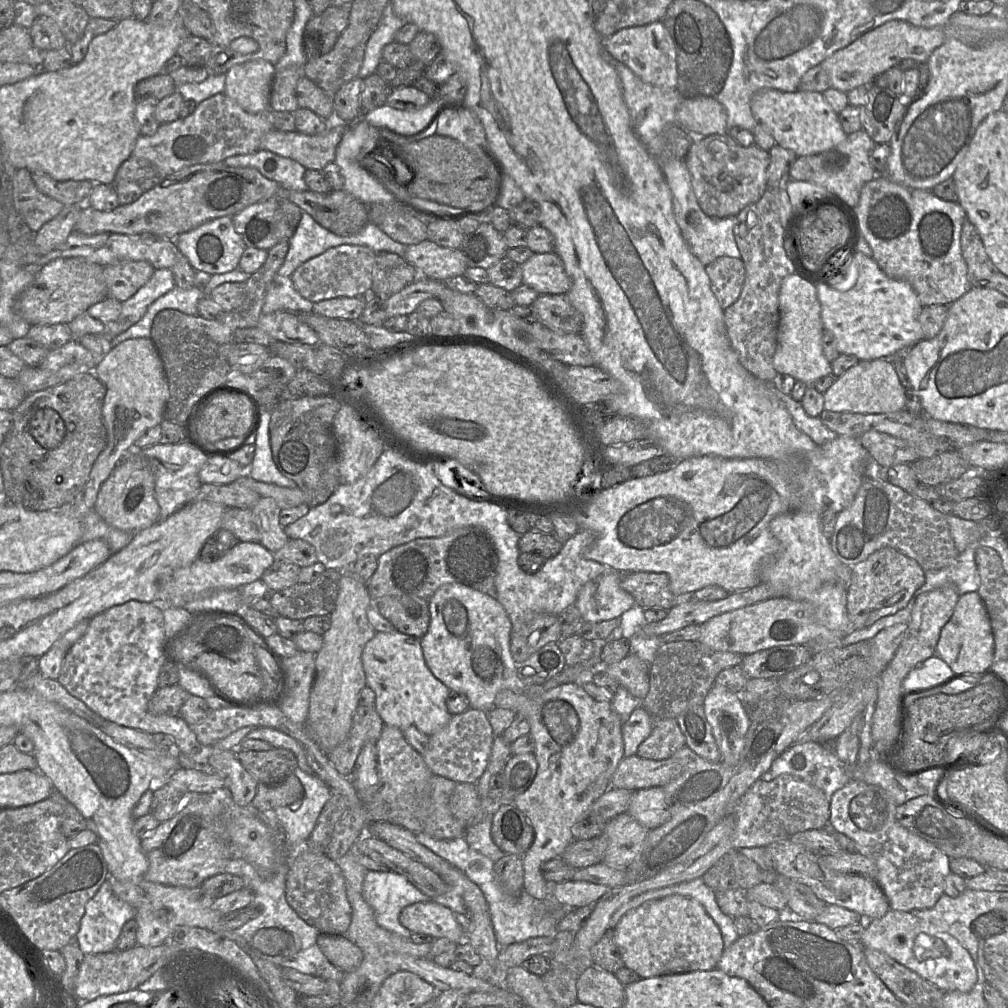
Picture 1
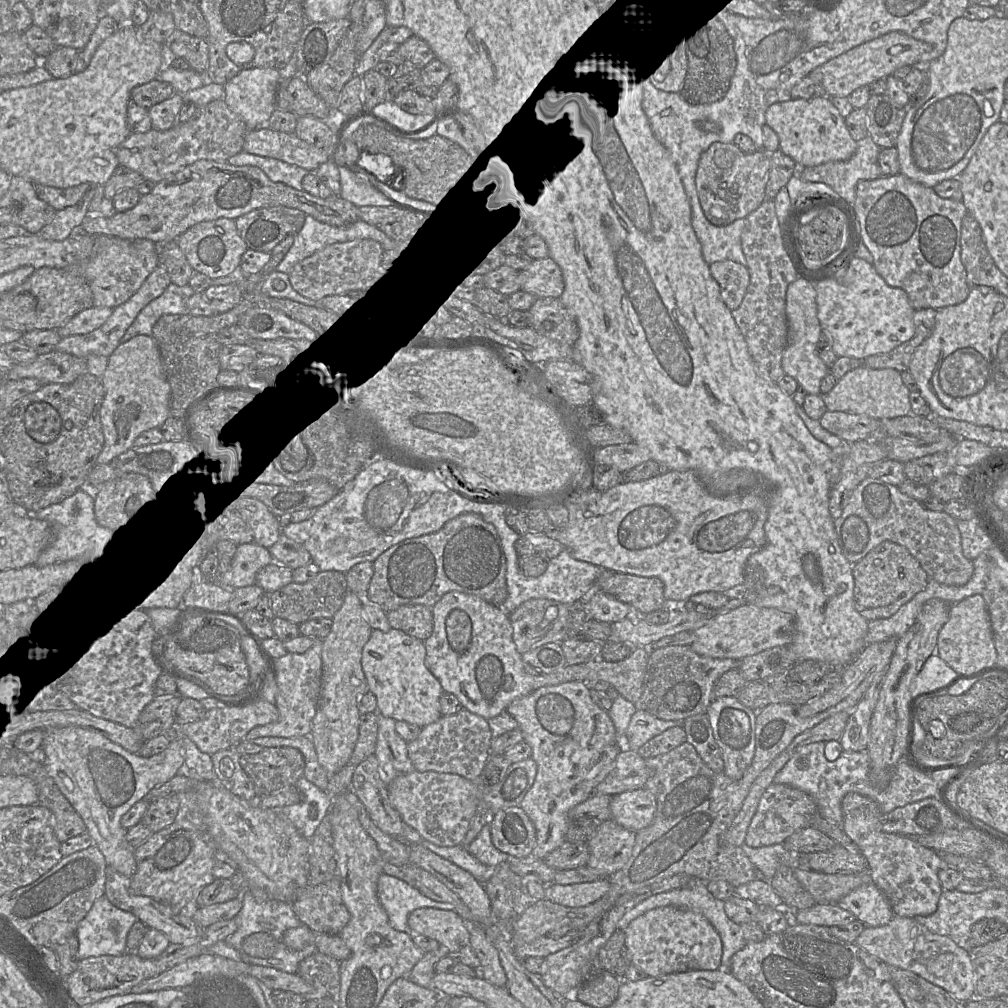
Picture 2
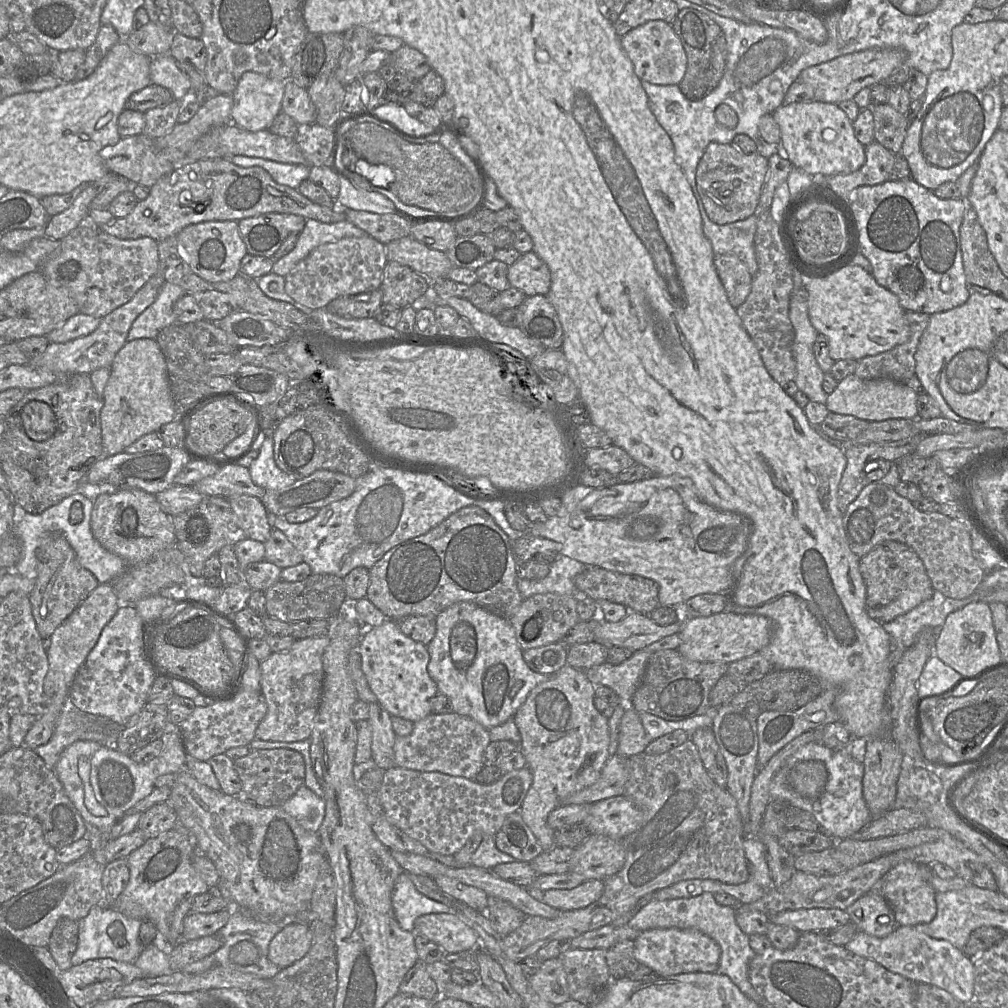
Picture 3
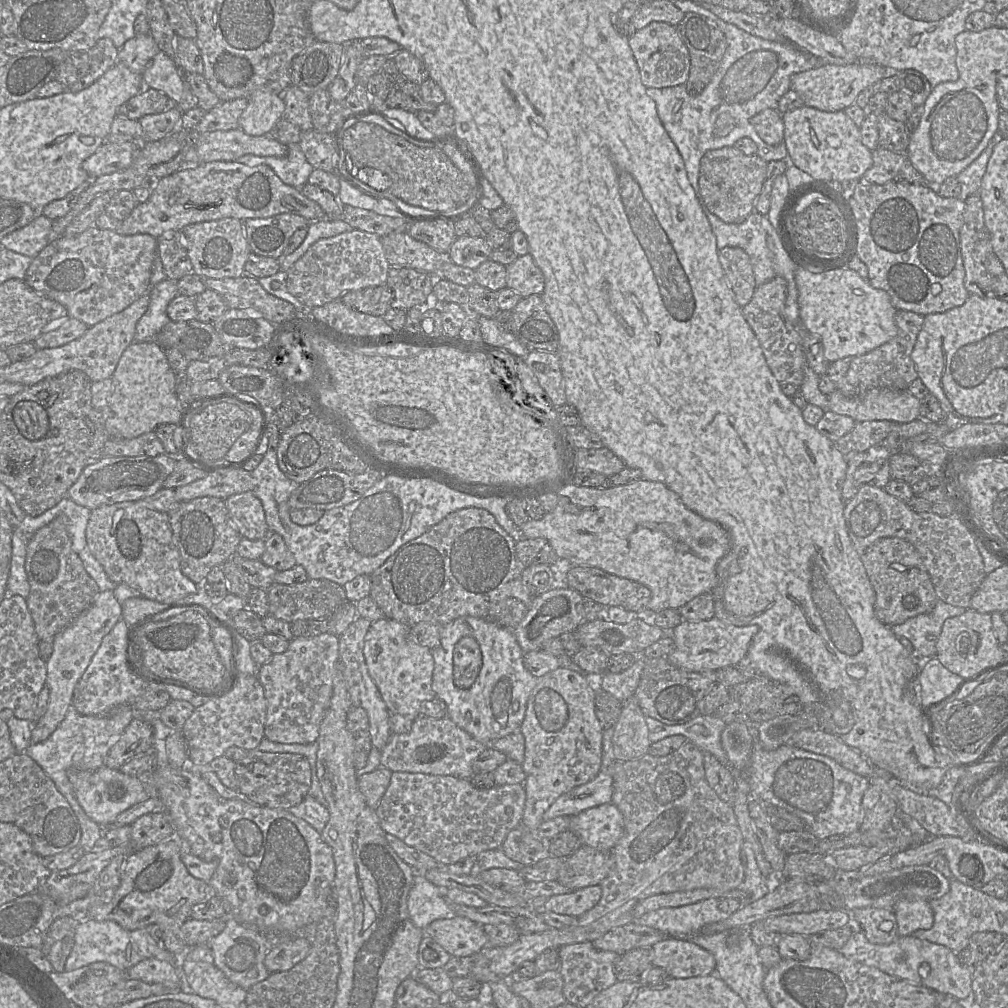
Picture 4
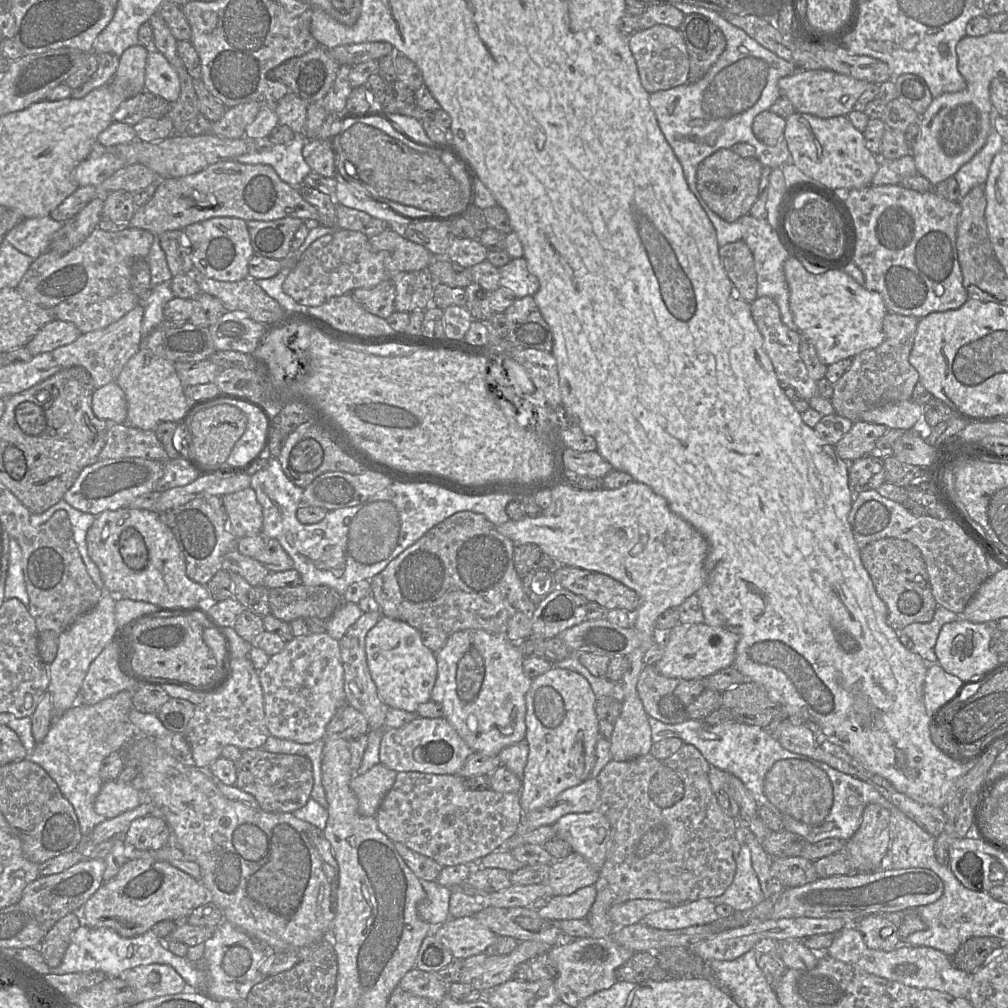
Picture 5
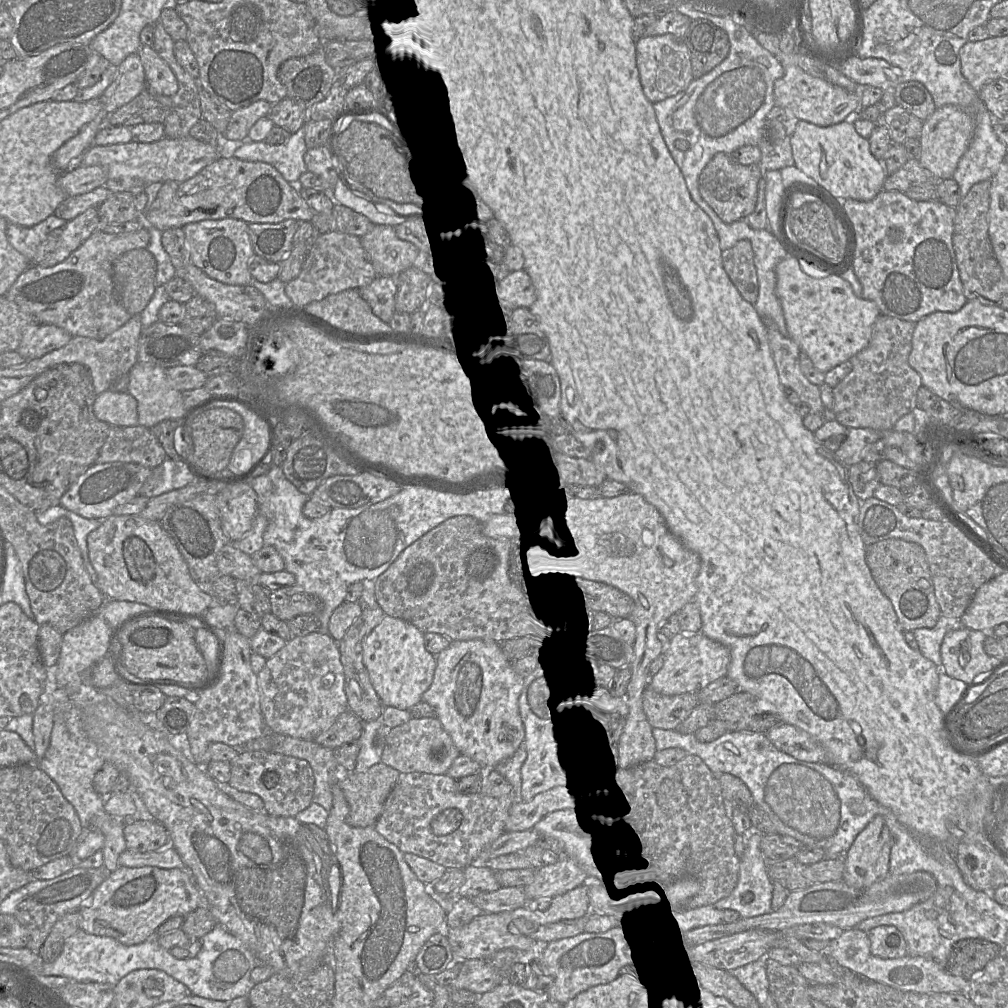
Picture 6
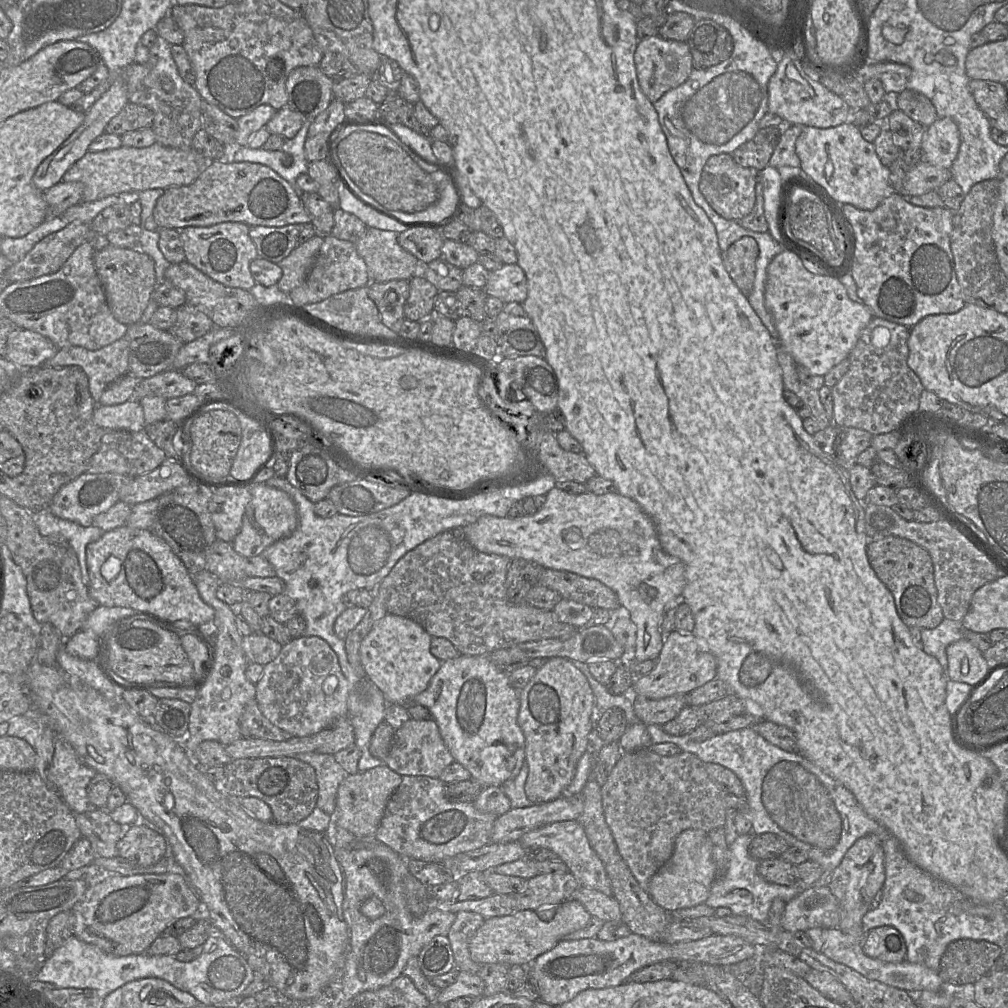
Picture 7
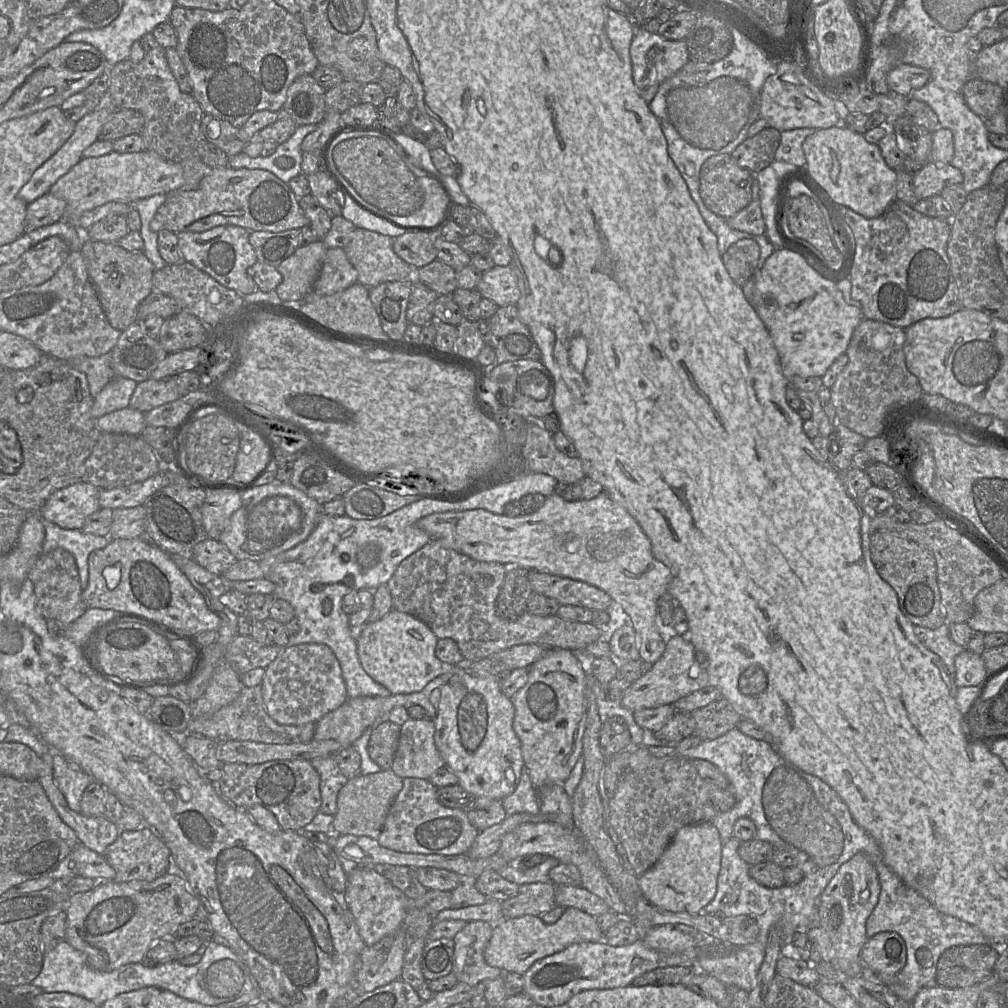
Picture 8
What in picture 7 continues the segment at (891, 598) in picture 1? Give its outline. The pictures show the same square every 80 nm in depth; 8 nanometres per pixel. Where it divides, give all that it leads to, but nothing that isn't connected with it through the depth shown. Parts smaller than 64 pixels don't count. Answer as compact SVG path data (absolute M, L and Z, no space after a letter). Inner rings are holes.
M888 536L867 545L868 561L881 582L892 593L898 614L909 628L934 629L945 619L938 602L934 567L928 551L916 543Z

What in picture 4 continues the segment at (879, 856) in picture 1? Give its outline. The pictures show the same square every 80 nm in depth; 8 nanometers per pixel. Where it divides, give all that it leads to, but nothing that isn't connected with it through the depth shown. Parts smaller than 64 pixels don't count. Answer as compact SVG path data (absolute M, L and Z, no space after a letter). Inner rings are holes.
M901 899L894 906L899 936L909 936L920 929L930 929L934 913L930 901Z

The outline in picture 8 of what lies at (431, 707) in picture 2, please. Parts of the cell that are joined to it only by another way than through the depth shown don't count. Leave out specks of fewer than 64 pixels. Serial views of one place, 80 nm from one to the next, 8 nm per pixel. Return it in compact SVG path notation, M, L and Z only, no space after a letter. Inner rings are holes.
M392 609L382 619L361 628L357 640L359 661L366 673L393 694L421 691L447 666L435 655L437 636L420 619Z

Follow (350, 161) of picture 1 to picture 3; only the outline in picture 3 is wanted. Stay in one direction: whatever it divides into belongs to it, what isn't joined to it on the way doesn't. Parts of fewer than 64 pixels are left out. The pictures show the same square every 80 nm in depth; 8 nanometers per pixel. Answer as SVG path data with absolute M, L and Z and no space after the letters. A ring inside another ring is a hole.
M345 175L339 176L340 191L336 199L342 209L363 210L373 213L392 213L395 204L385 195L355 186Z

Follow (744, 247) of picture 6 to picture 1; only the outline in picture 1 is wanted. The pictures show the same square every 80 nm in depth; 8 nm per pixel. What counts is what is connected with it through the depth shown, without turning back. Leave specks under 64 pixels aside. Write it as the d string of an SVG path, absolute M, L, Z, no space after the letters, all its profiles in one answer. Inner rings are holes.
M720 256L705 265L711 290L724 310L740 296L745 280L745 266L741 258Z

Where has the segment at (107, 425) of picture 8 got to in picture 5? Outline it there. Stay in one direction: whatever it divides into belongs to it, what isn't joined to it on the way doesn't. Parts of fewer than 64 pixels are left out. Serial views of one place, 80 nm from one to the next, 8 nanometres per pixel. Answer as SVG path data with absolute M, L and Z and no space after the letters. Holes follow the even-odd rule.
M116 382L96 388L92 395L94 415L112 424L123 424L127 416L127 401Z

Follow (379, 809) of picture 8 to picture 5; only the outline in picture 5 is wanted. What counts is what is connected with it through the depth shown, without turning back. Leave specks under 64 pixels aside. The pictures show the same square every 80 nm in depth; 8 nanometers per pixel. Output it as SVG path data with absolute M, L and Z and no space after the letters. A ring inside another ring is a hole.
M381 763L363 775L354 774L350 787L358 800L361 816L375 816L387 792L392 788L398 772Z

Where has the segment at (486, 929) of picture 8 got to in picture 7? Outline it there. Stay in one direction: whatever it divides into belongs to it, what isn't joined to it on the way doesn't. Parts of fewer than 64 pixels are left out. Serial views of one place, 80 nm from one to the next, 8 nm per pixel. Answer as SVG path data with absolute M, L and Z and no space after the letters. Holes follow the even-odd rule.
M476 912L456 913L456 918L446 936L450 940L457 971L478 974L481 970L482 965L471 959L469 943L484 920L483 916Z

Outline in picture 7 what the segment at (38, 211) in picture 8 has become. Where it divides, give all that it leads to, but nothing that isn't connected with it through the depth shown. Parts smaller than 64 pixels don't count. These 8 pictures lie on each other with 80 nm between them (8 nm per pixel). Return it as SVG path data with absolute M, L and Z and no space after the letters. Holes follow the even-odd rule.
M60 181L44 192L48 217L61 216L69 207L82 201L84 186L80 182Z

